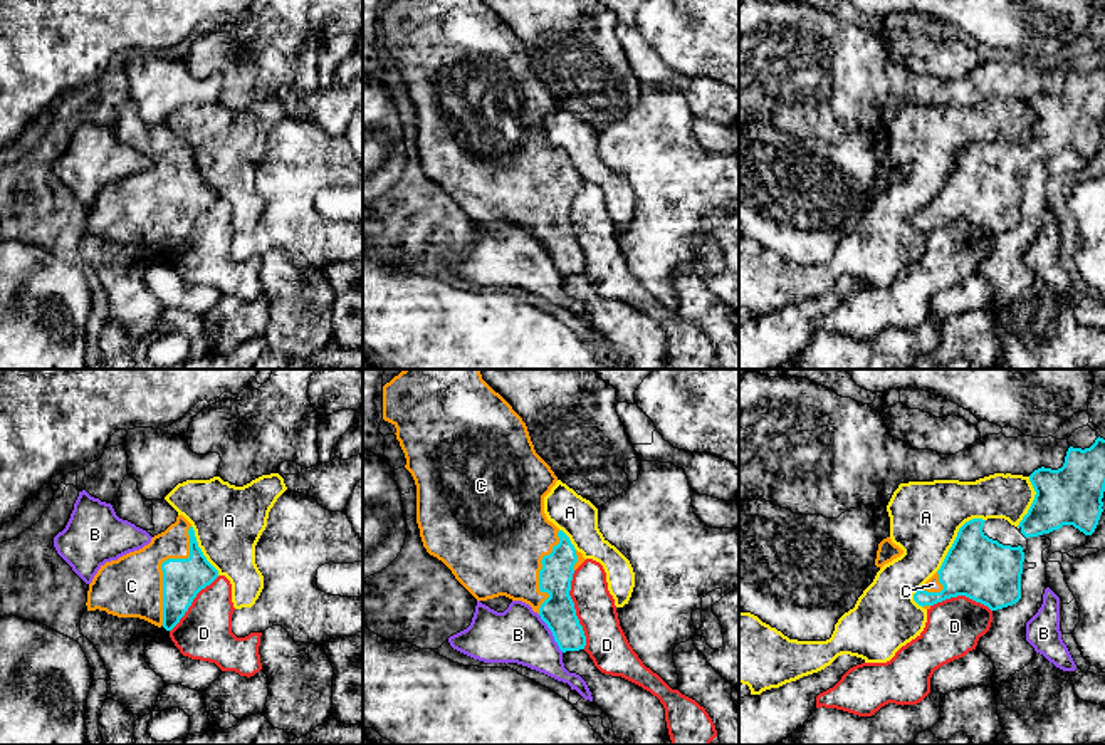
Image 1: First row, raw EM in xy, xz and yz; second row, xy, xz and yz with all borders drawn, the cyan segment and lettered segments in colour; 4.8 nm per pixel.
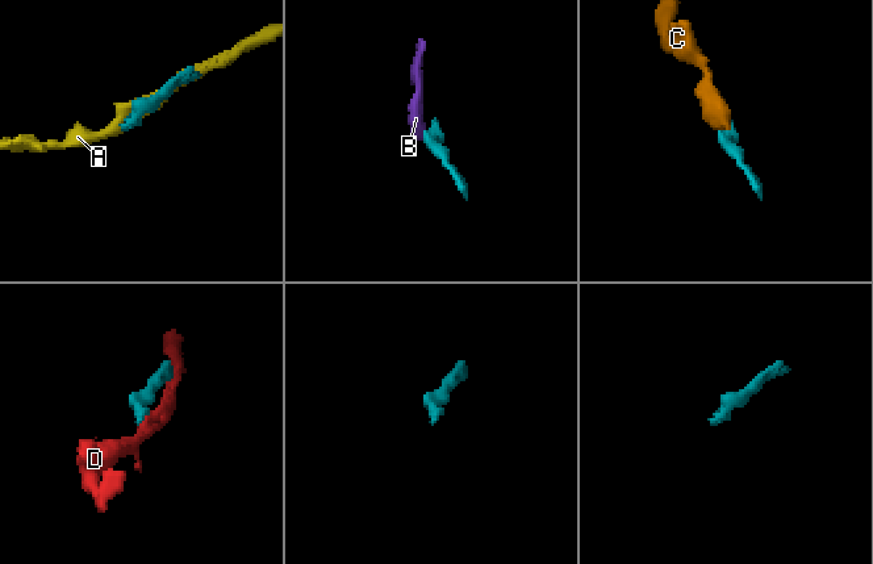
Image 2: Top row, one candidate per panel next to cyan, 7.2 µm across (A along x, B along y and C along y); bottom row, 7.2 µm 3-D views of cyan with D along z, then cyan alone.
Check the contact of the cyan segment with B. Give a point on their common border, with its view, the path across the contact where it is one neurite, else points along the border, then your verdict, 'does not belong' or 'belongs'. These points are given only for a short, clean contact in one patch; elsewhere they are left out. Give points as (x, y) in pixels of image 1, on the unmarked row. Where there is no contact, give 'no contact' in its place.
meets cyan in xz at (551, 255); border along xz (538, 239), (563, 276); does not belong

